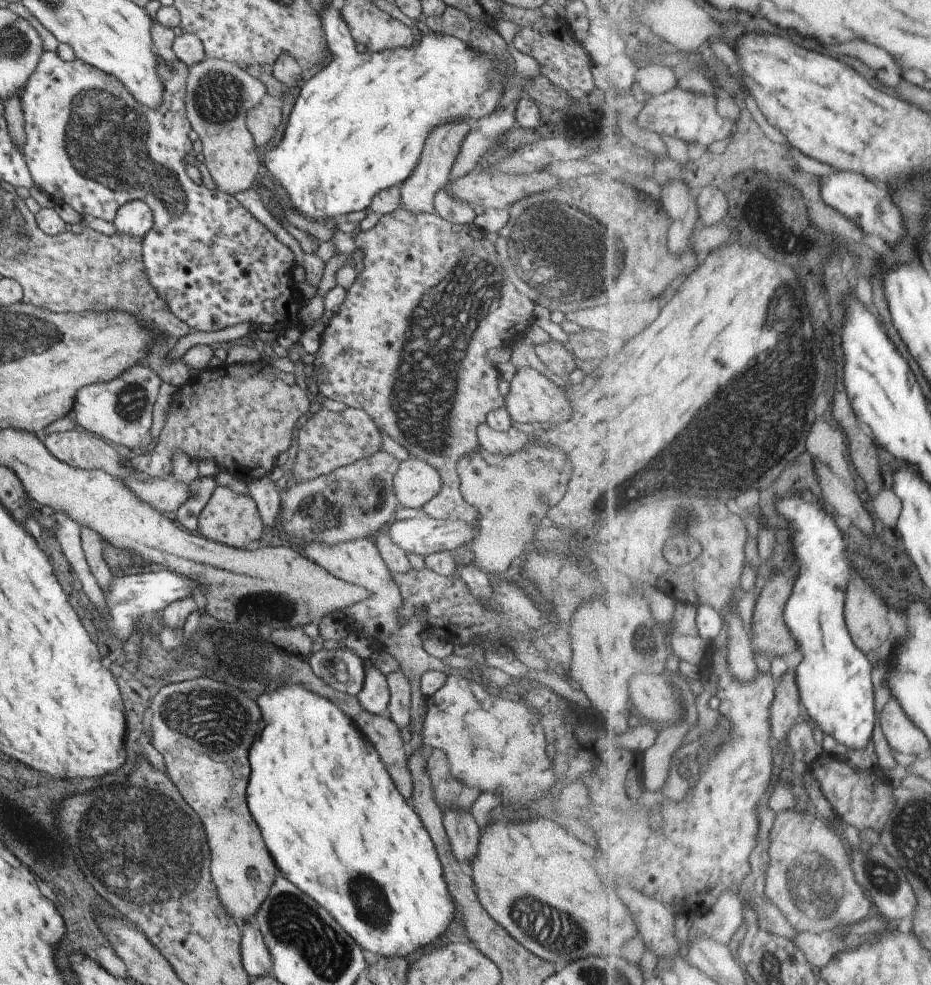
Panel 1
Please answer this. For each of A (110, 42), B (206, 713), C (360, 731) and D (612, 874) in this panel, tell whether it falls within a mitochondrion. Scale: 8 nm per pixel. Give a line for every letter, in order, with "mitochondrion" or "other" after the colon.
A: other
B: mitochondrion
C: other
D: other

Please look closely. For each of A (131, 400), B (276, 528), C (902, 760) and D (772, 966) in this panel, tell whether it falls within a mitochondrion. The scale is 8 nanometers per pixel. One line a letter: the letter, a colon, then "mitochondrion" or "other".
A: mitochondrion
B: other
C: other
D: mitochondrion

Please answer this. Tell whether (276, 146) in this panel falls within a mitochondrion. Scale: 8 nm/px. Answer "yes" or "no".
no

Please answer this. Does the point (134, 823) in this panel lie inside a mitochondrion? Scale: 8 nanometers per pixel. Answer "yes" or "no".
yes

